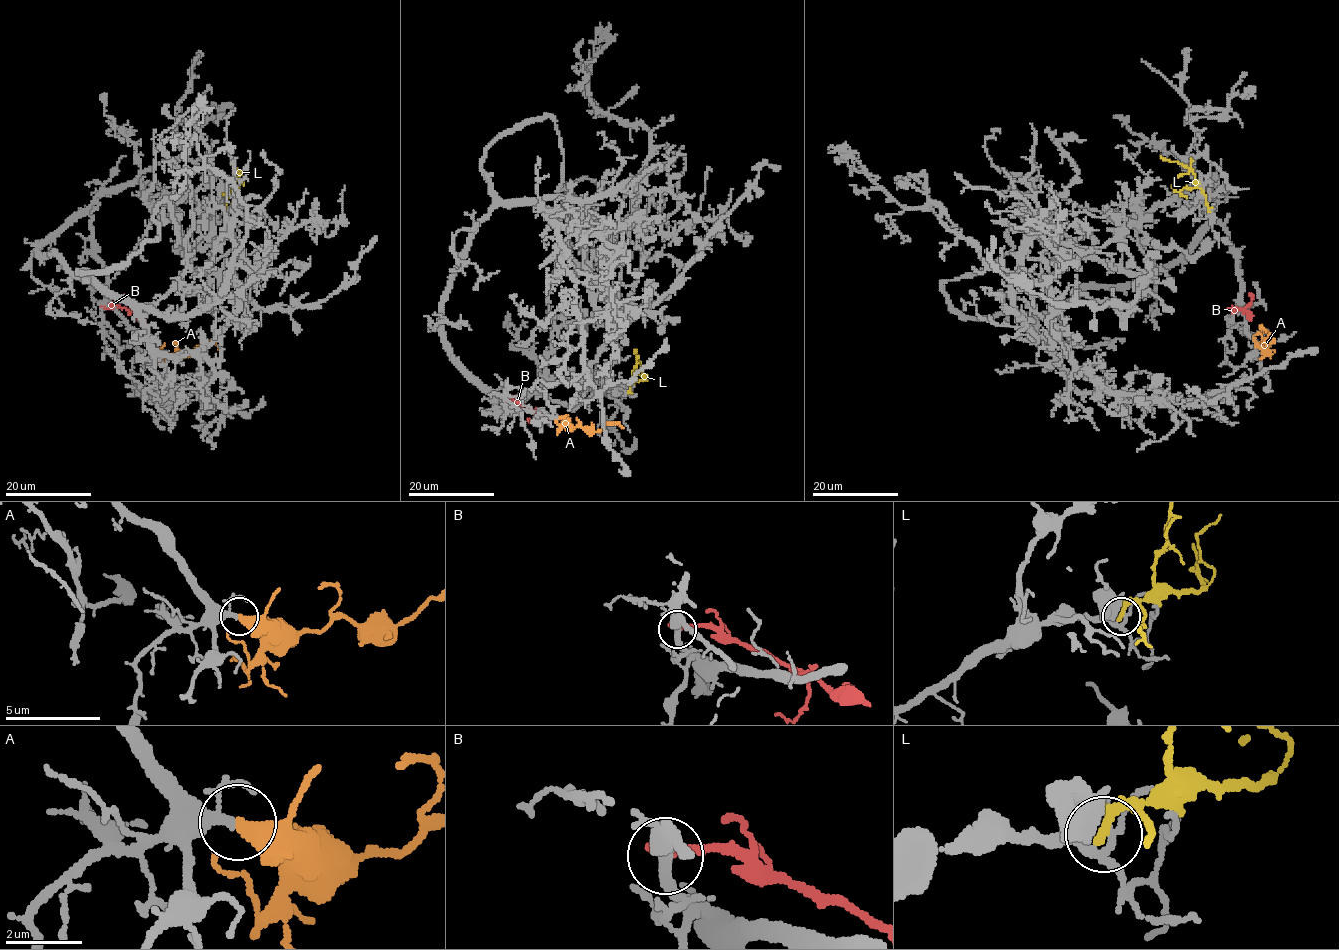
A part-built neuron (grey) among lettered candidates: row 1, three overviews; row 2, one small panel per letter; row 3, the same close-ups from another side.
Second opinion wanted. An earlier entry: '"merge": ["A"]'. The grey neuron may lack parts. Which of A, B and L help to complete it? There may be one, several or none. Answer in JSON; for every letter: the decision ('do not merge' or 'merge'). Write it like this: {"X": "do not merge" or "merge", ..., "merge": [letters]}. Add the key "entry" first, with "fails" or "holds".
{"entry": "holds", "A": "merge", "B": "do not merge", "L": "do not merge", "merge": ["A"]}

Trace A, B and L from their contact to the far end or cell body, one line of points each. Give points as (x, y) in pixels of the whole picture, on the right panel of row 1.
A: (1257, 344), (1266, 344), (1264, 341), (1270, 337), (1260, 325), (1265, 332)
B: (1233, 311), (1235, 307), (1244, 308), (1250, 302), (1249, 292)
L: (1201, 184), (1197, 184), (1193, 171), (1160, 156)

